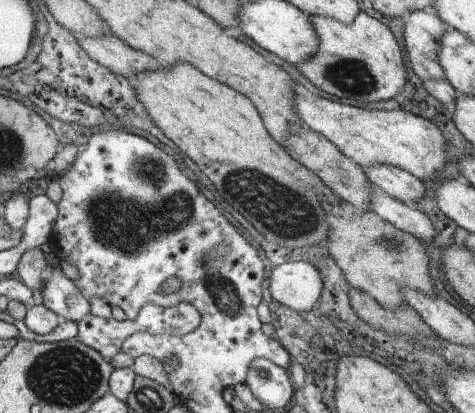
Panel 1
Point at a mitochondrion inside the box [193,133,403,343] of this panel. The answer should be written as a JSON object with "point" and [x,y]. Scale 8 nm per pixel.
{"point":[251,190]}

